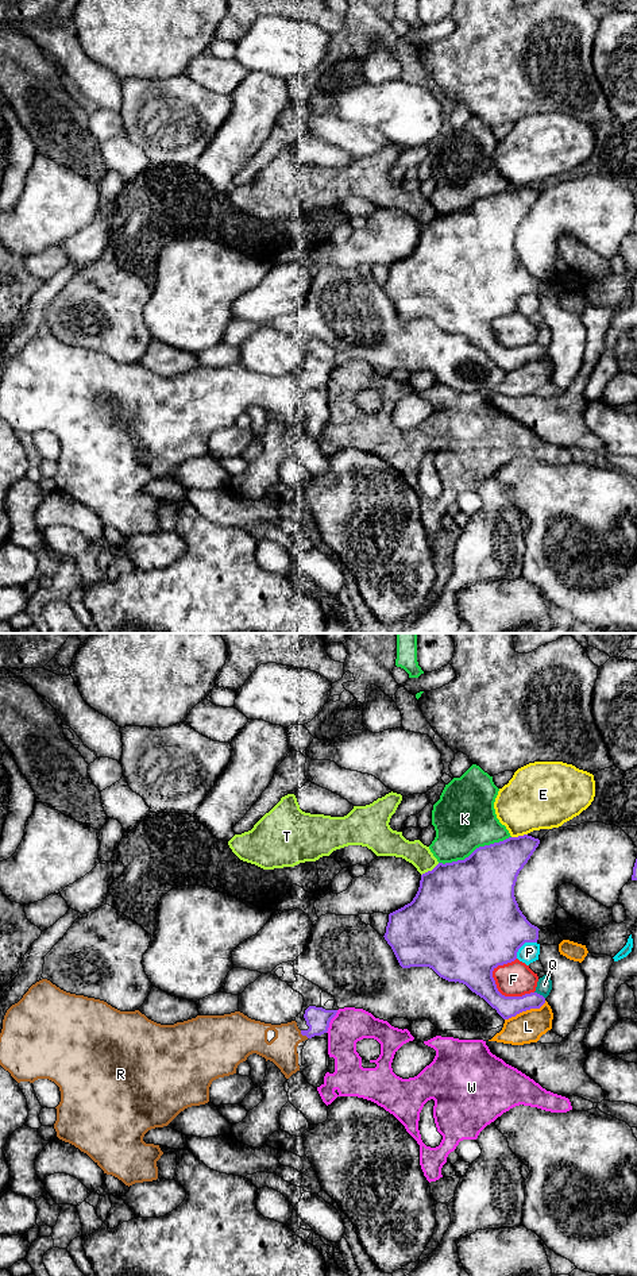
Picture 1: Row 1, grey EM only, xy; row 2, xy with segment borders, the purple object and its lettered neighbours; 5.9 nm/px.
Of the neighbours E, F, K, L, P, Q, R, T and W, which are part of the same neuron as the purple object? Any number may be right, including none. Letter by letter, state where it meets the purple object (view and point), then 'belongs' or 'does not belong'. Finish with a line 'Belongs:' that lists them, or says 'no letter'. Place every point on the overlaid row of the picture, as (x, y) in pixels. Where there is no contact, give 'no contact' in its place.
E: xy (518, 836) | does not belong
F: xy (504, 995) | does not belong
K: xy (475, 849) | does not belong
L: xy (525, 1010) | does not belong
P: xy (522, 944) | does not belong
Q: xy (539, 994) | does not belong
R: xy (304, 1034) | belongs
T: xy (429, 871) | does not belong
W: xy (329, 1021) | does not belong
Belongs: R

